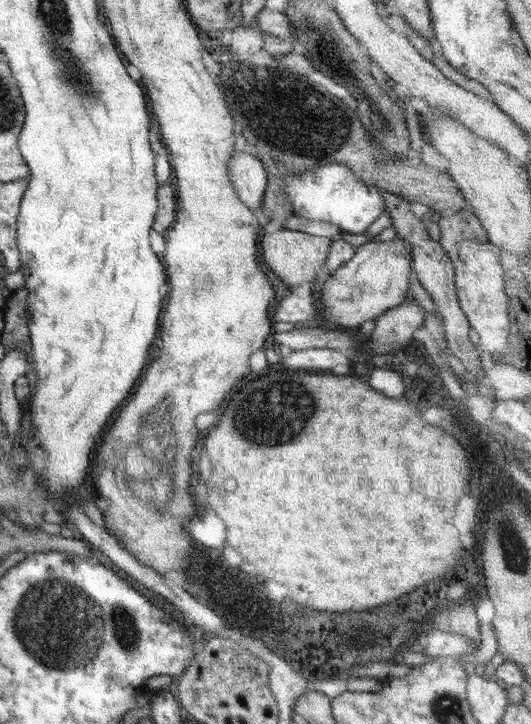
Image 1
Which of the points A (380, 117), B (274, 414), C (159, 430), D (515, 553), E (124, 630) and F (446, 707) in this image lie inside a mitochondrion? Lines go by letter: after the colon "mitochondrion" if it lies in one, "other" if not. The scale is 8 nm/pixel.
A: mitochondrion
B: mitochondrion
C: mitochondrion
D: mitochondrion
E: mitochondrion
F: mitochondrion

